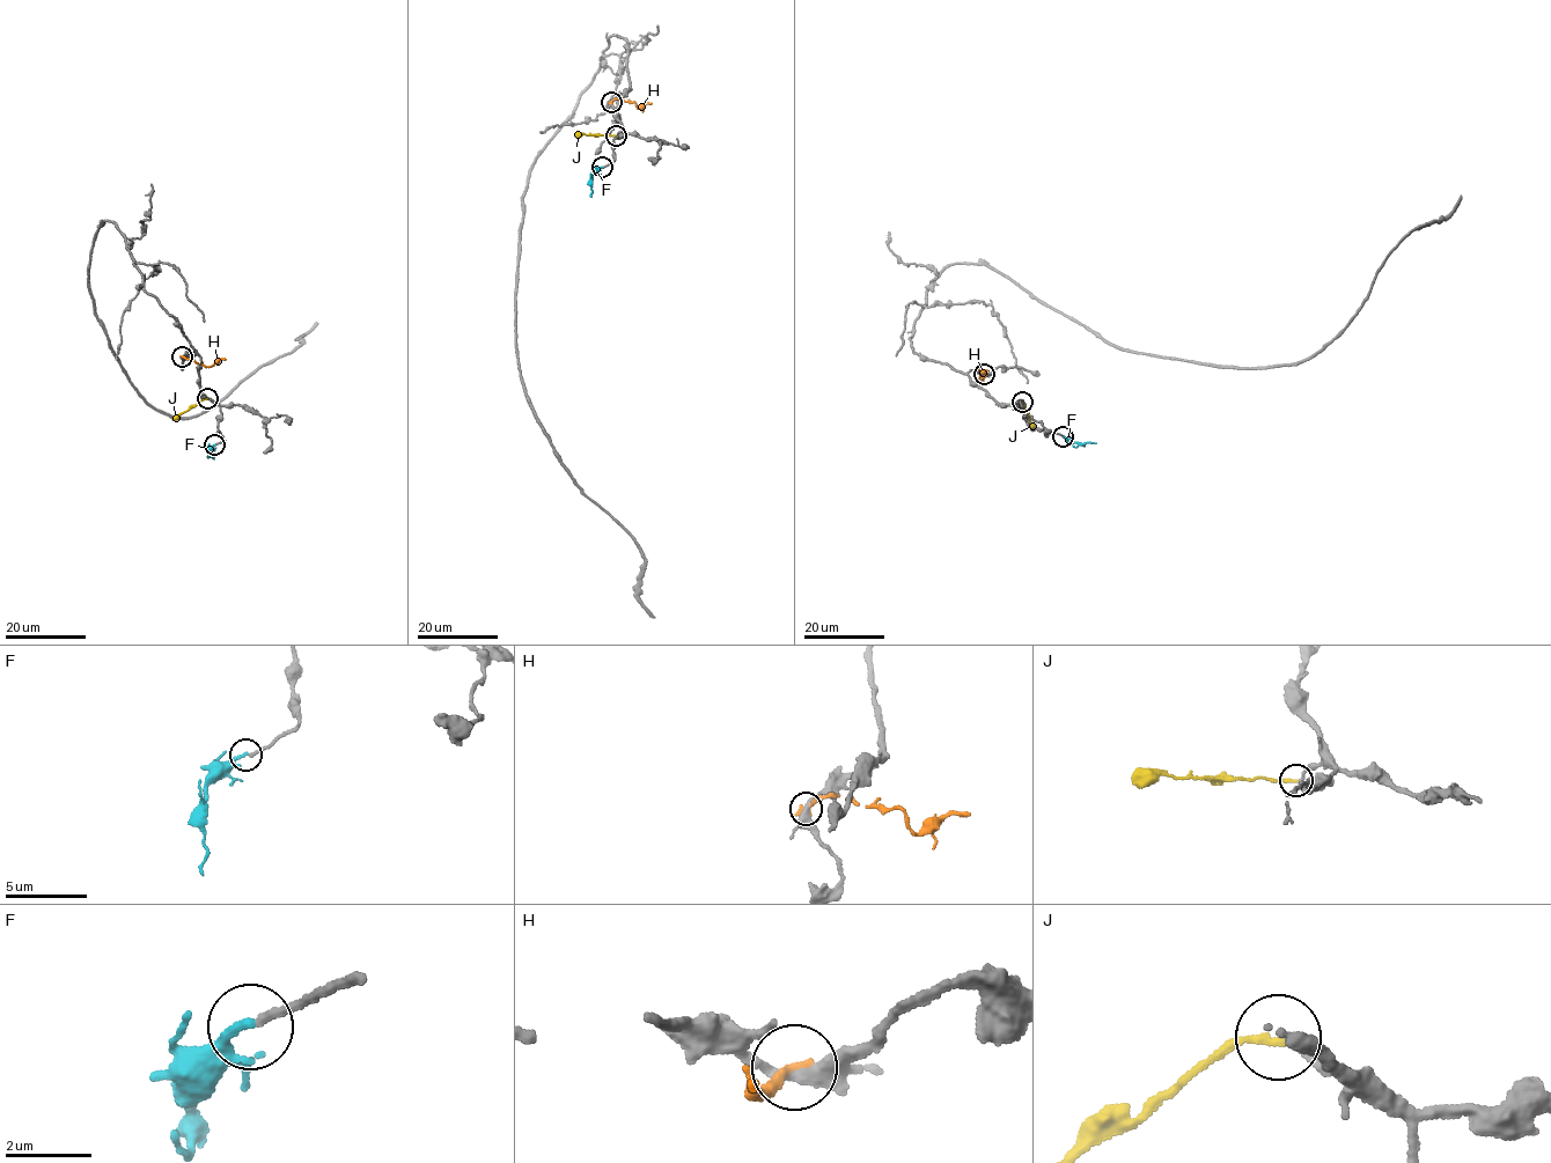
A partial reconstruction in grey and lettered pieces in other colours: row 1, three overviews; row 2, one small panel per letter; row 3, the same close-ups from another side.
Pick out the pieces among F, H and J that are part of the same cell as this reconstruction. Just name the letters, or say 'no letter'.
J

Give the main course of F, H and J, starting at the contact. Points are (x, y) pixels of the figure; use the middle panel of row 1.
F: (602, 167), (592, 176), (592, 197)
H: (611, 102), (619, 100), (639, 108), (652, 103)
J: (616, 135), (574, 135)

